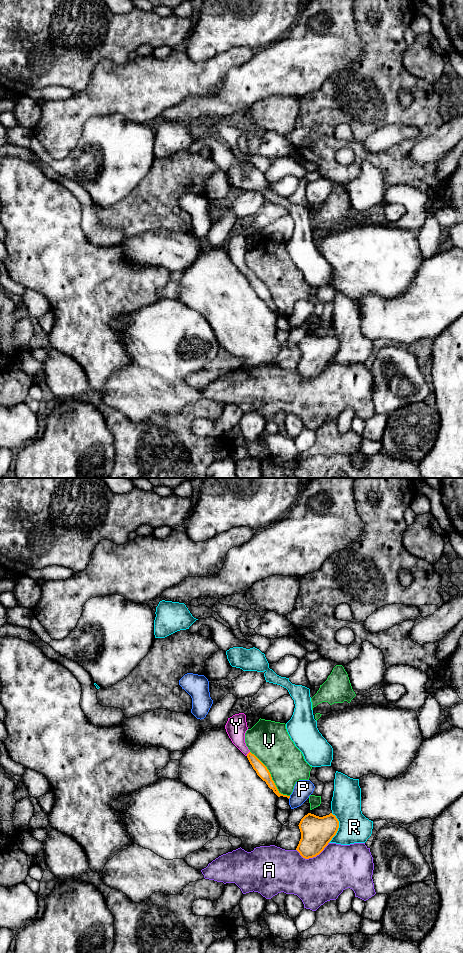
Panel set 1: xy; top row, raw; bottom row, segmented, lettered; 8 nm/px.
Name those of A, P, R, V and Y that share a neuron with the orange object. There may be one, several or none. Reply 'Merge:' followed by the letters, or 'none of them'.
Merge: Y

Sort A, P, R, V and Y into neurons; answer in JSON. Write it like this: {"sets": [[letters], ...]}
{"sets": [["A"], ["P"], ["R"], ["V"], ["Y"]]}

